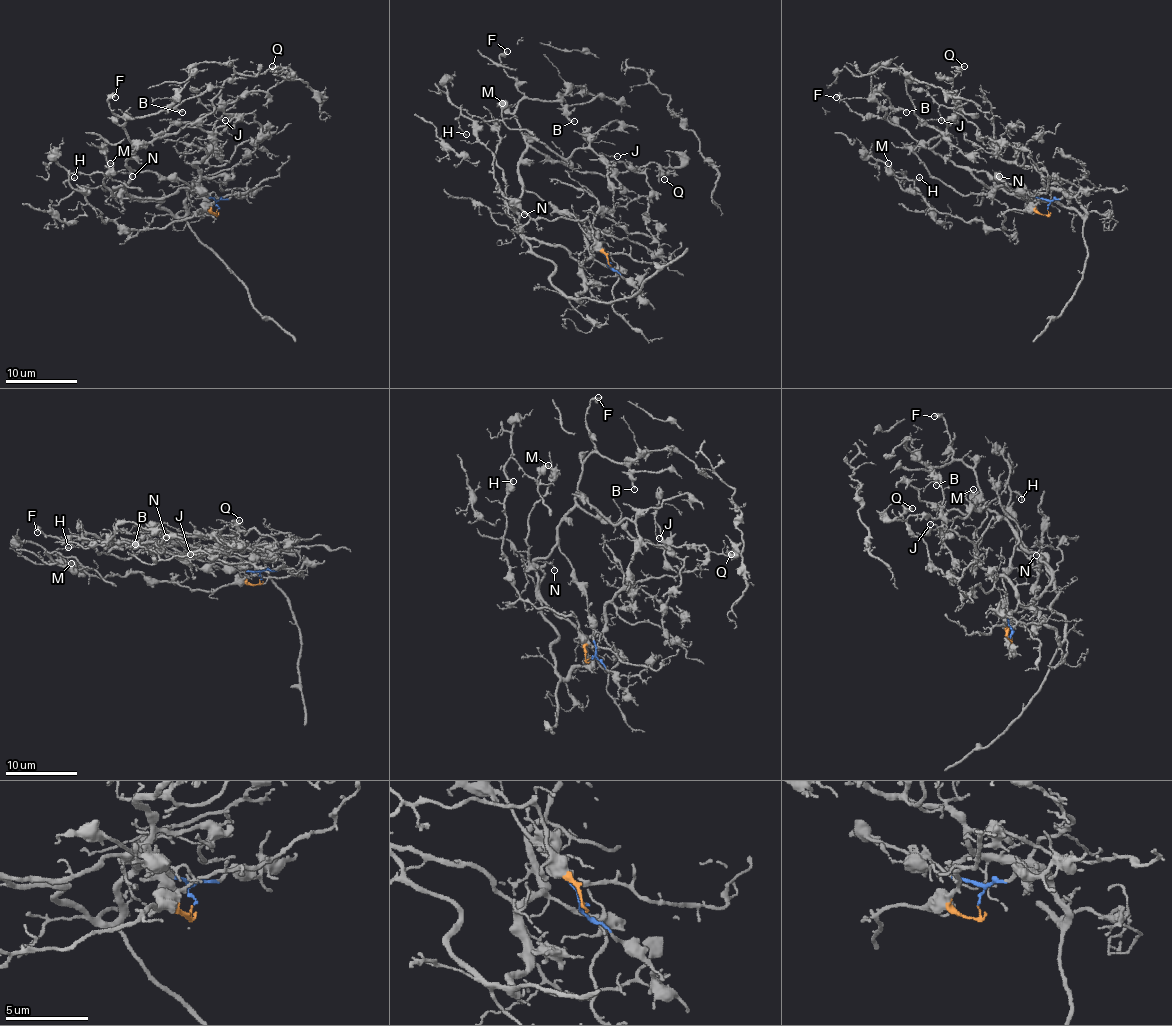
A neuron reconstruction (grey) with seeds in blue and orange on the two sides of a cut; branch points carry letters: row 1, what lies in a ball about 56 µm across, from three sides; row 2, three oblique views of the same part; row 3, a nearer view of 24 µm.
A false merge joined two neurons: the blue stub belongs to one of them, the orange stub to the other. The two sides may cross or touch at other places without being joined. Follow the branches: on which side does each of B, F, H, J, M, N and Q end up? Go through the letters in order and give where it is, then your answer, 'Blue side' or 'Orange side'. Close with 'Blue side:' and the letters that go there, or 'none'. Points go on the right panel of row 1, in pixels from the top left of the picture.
B: Place: (906, 112). Blue side
F: Place: (836, 97). Blue side
H: Place: (919, 177). Orange side
J: Place: (941, 120). Blue side
M: Place: (888, 163). Orange side
N: Place: (999, 176). Blue side
Q: Place: (964, 66). Blue side
Blue side: B, F, J, N, Q

